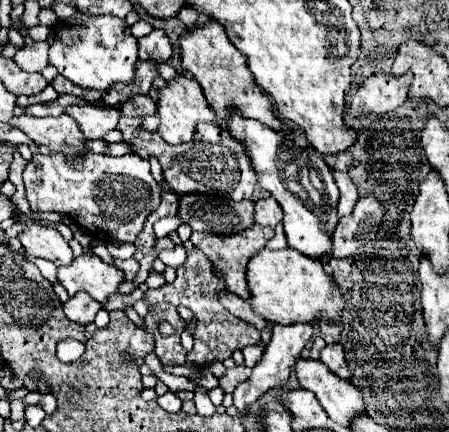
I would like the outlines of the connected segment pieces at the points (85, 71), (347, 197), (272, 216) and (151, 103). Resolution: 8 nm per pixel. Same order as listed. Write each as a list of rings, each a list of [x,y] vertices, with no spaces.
[[[75,13],[69,19],[59,19],[51,31],[47,41],[51,43],[49,49],[49,65],[53,65],[59,75],[69,79],[71,83],[83,87],[83,89],[97,89],[101,93],[109,91],[115,83],[131,83],[135,75],[135,65],[137,65],[137,39],[131,35],[127,23],[115,15],[87,15],[87,13]]]
[[[335,173],[334,180],[337,187],[339,187],[339,193],[341,193],[339,195],[339,207],[337,207],[339,219],[341,219],[341,217],[345,217],[353,211],[357,199],[359,199],[359,193],[357,193],[357,187],[353,185],[353,181],[349,179],[348,174]]]
[[[267,197],[263,201],[255,201],[255,223],[275,227],[283,219],[283,211],[279,211],[279,203]]]
[[[137,95],[131,101],[121,105],[123,115],[127,117],[147,117],[147,115],[155,115],[157,113],[157,103],[149,97],[149,95]]]

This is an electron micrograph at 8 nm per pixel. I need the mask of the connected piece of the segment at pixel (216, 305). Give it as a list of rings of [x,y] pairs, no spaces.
[[[193,249],[187,253],[187,261],[183,263],[183,267],[177,269],[177,279],[173,283],[166,283],[164,276],[153,270],[145,283],[150,289],[159,288],[157,303],[173,303],[175,307],[183,305],[195,313],[199,327],[195,329],[195,345],[187,353],[185,367],[189,369],[205,369],[213,361],[225,361],[227,357],[231,357],[235,349],[245,345],[255,345],[261,341],[261,335],[253,325],[237,319],[219,303],[219,293],[225,291],[223,279],[213,271],[211,261],[199,249]]]

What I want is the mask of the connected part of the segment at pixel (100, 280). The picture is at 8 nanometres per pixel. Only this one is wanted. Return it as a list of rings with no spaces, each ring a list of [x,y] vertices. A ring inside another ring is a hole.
[[[87,253],[73,259],[69,267],[59,267],[57,279],[69,295],[85,291],[97,299],[97,303],[105,305],[109,295],[117,293],[119,285],[125,281],[125,275],[121,269],[103,263],[93,253]]]

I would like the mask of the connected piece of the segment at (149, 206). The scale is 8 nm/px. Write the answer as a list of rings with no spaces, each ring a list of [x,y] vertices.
[[[51,153],[51,155],[35,155],[29,165],[23,171],[23,181],[25,181],[25,193],[29,207],[33,211],[57,211],[67,217],[71,217],[81,229],[85,229],[91,237],[97,239],[115,239],[115,241],[135,241],[139,231],[143,229],[143,223],[151,211],[159,207],[163,187],[153,179],[149,171],[149,161],[129,153],[121,157],[111,157],[111,155],[95,155],[87,153],[81,159],[75,161],[65,161],[65,155],[61,153]]]

